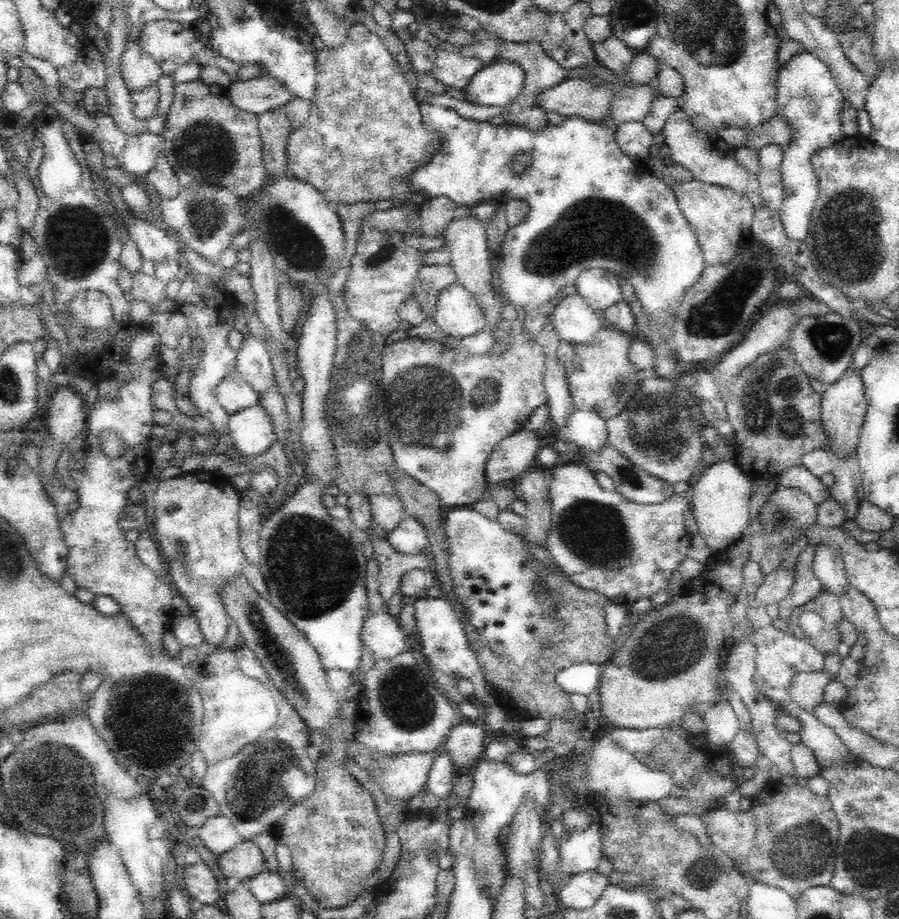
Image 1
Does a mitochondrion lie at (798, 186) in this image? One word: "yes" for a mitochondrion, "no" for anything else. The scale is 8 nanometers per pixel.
no

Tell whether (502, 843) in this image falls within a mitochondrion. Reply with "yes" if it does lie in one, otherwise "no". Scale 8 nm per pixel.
no

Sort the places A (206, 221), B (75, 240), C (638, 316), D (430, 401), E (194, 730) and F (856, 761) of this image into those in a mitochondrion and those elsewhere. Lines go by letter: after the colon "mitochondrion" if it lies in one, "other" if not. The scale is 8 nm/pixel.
A: mitochondrion
B: mitochondrion
C: other
D: mitochondrion
E: other
F: other

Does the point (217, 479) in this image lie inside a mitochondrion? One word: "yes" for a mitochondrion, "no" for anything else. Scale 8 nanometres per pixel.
no

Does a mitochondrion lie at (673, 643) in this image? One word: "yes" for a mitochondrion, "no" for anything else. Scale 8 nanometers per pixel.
yes

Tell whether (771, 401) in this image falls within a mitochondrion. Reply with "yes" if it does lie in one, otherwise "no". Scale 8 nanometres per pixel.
yes

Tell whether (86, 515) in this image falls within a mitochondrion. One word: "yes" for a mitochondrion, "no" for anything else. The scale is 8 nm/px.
no

